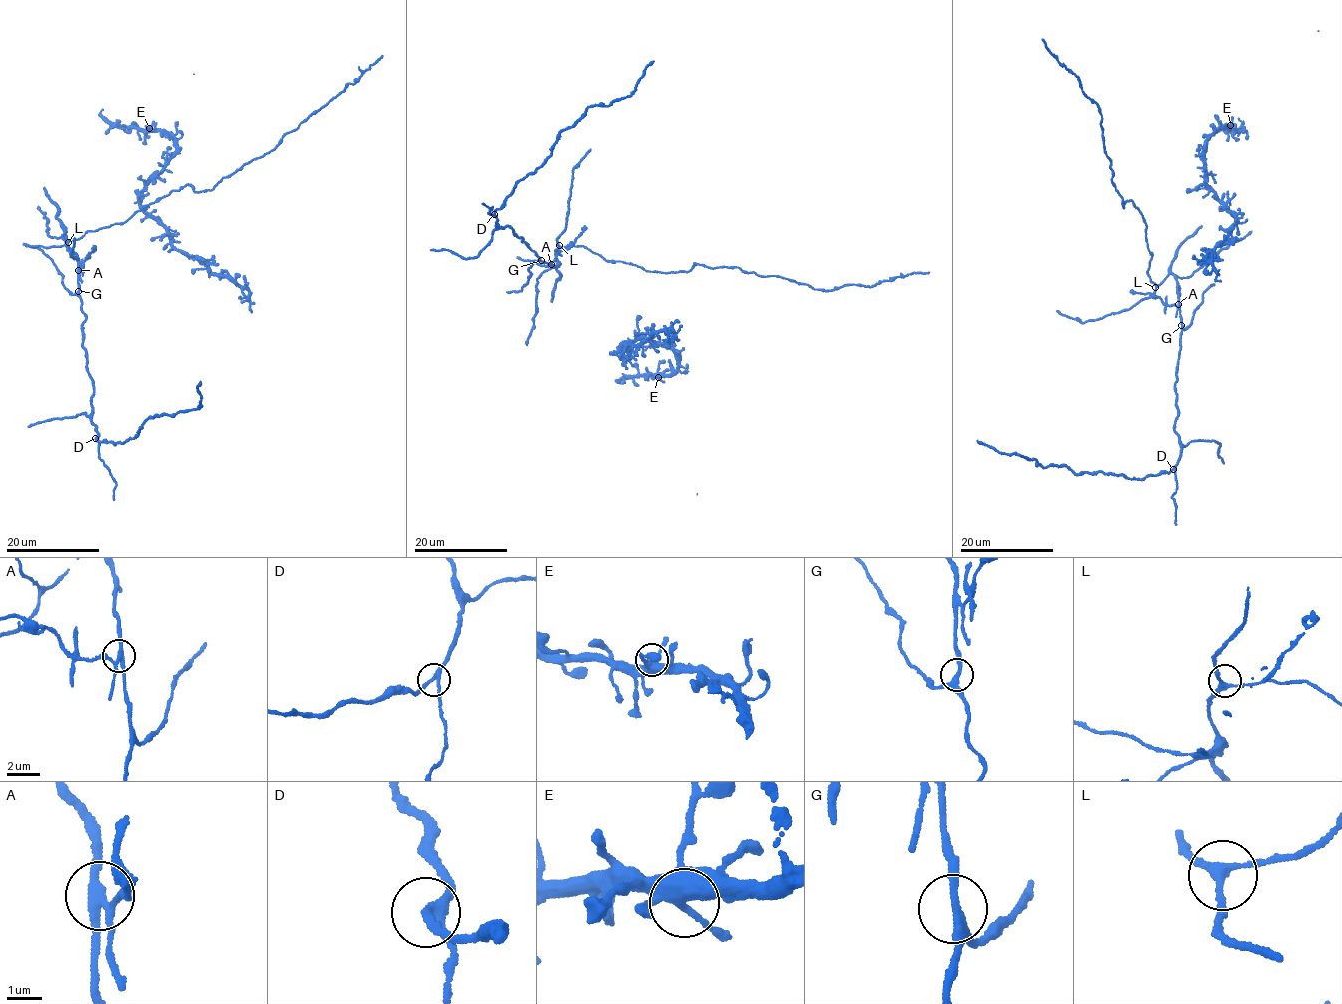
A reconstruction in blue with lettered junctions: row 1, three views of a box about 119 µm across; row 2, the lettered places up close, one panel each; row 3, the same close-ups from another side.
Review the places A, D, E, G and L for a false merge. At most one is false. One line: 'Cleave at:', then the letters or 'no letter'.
Cleave at: A

